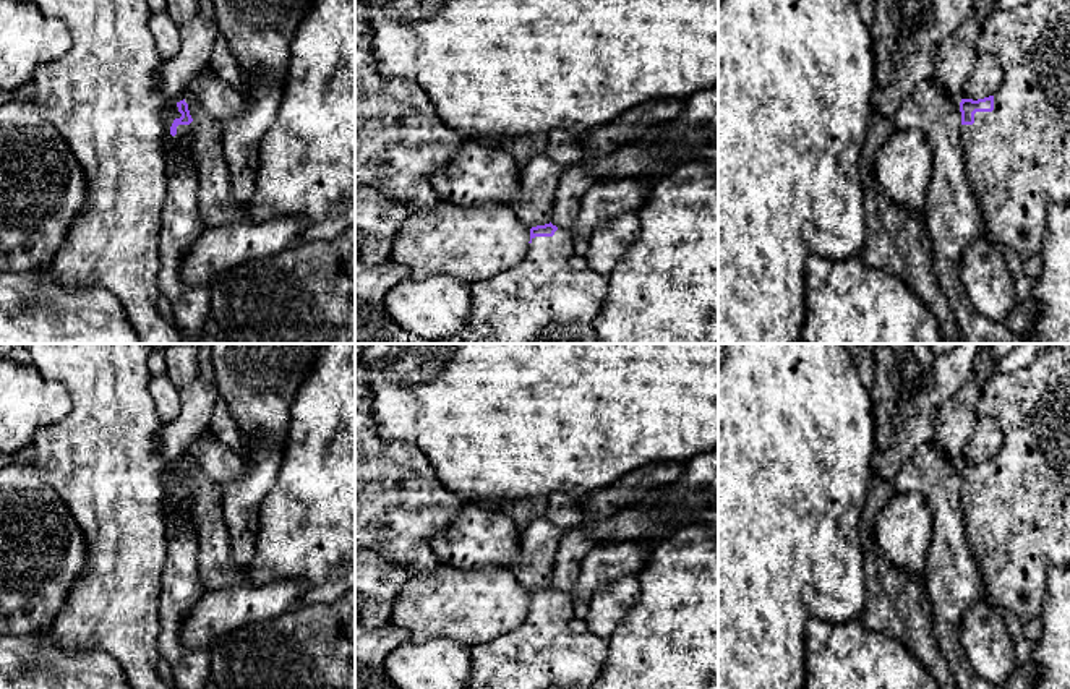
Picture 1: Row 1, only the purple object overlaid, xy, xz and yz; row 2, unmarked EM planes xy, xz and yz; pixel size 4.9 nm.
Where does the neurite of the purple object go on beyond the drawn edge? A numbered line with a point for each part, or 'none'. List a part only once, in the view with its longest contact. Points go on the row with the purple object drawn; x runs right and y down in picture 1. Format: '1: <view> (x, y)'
1: yz (1017, 158)

